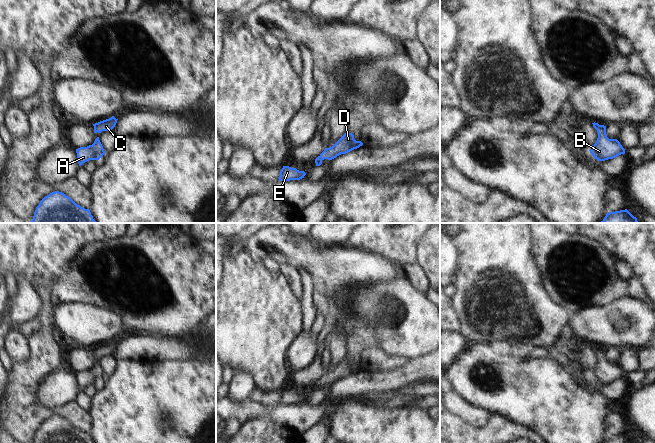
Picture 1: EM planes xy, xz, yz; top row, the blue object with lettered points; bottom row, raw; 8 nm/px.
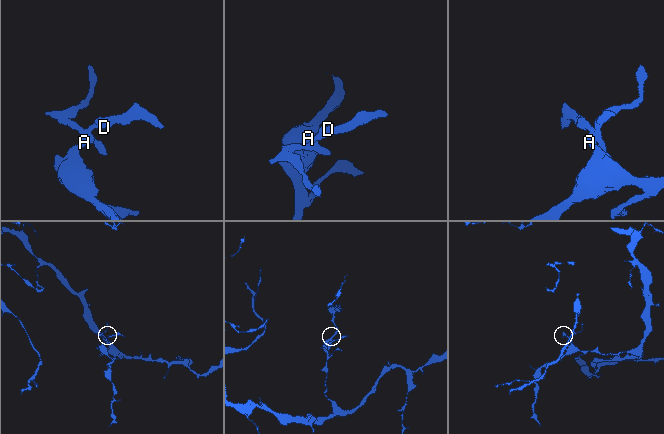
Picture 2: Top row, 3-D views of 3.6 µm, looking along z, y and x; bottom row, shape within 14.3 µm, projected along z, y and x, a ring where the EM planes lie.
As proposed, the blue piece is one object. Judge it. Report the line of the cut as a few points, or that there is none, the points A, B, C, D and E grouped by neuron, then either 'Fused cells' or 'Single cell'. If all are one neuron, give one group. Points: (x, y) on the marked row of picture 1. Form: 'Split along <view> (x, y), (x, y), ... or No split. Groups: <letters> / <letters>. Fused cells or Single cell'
No split. Groups: A B C D E. Single cell.

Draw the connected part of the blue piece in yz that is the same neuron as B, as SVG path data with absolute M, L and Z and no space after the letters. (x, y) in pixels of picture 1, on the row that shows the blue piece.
M592 123L597 130L598 138L596 143L589 150L592 156L598 161L613 159L625 154L625 149L617 139L609 139L606 134L606 126Z

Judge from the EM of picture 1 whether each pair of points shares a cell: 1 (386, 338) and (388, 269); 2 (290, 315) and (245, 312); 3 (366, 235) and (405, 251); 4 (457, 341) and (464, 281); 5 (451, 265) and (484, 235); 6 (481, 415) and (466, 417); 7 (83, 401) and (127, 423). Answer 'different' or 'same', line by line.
1: different
2: same
3: same
4: different
5: different
6: same
7: different

